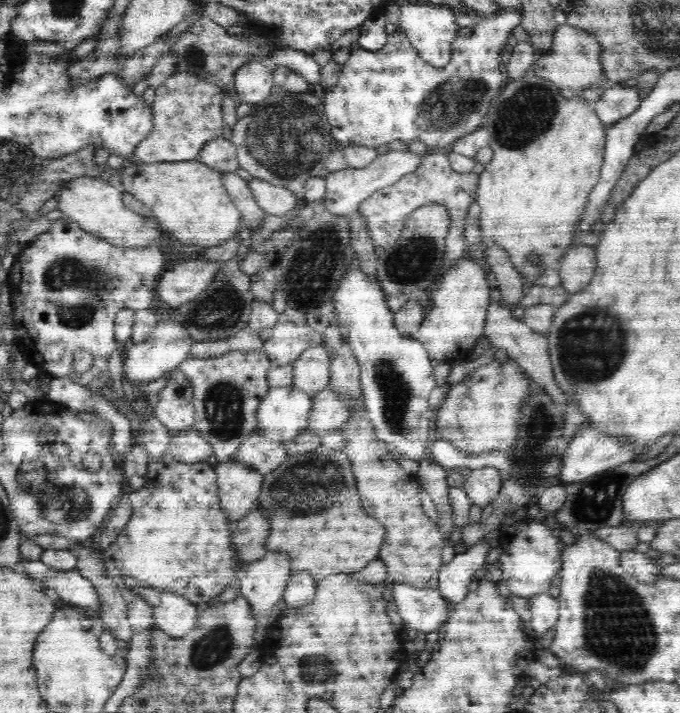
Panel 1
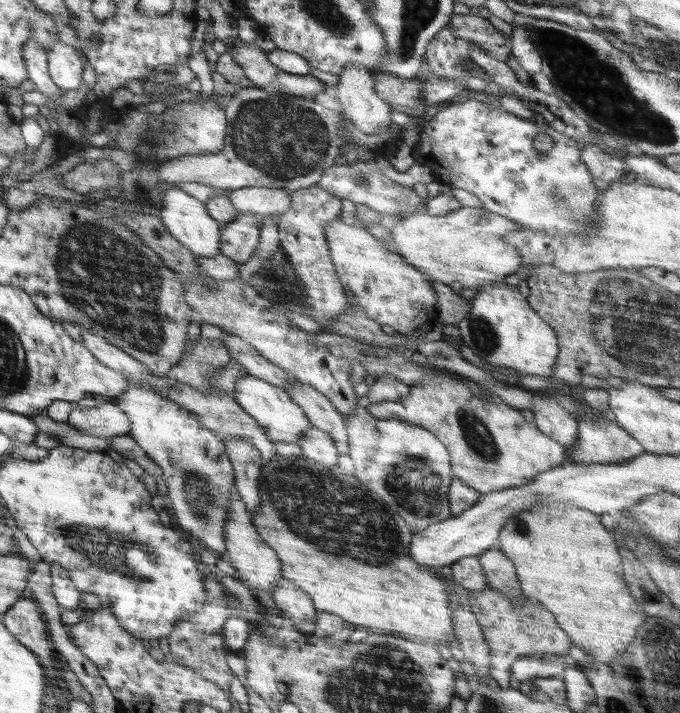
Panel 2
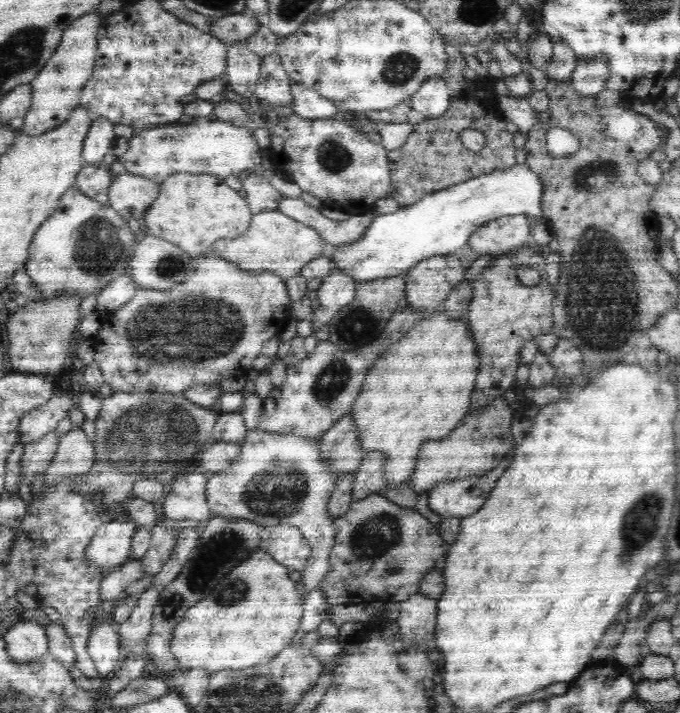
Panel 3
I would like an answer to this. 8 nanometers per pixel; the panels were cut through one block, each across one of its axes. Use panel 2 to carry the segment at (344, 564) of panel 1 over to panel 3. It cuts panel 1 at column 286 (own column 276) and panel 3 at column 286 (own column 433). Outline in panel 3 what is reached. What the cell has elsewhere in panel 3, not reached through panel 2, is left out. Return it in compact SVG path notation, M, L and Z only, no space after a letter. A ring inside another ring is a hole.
M254 550L240 564L231 568L222 582L211 590L211 594L198 601L185 613L184 619L174 628L170 649L178 659L182 672L193 668L204 668L212 674L221 670L250 668L274 658L283 648L290 644L298 632L304 615L305 598L302 591L296 589L296 582L288 575L290 569L260 550ZM230 592L244 594L242 600L230 602Z

